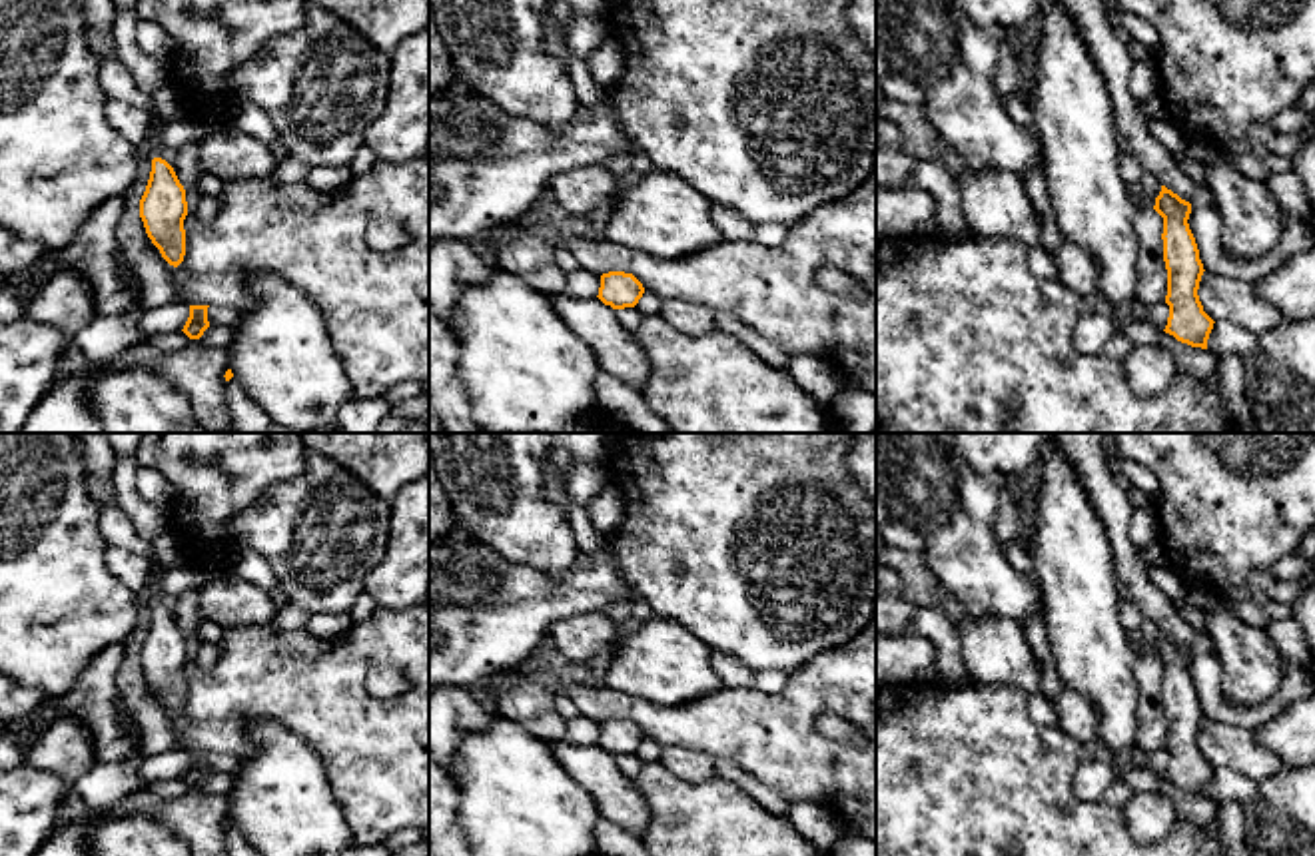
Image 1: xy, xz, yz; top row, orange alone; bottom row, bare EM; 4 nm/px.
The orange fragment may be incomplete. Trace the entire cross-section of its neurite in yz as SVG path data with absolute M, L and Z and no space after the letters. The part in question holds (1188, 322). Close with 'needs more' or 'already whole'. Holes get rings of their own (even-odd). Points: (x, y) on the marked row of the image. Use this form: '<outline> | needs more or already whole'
M1161 186L1153 210L1163 217L1163 261L1167 269L1169 317L1165 333L1191 347L1207 349L1213 319L1203 311L1197 289L1203 263L1189 229L1191 204Z | already whole

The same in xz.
M609 271L601 275L599 299L613 309L635 307L643 297L645 287L633 275L625 271Z | already whole

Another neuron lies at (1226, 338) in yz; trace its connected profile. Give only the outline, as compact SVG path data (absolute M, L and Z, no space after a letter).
M1215 321L1207 339L1207 349L1215 357L1225 355L1241 355L1251 357L1261 351L1259 335L1231 323L1231 321Z

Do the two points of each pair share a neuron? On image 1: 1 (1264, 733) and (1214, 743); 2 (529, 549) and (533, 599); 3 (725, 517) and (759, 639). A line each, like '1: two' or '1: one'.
1: two
2: two
3: one

